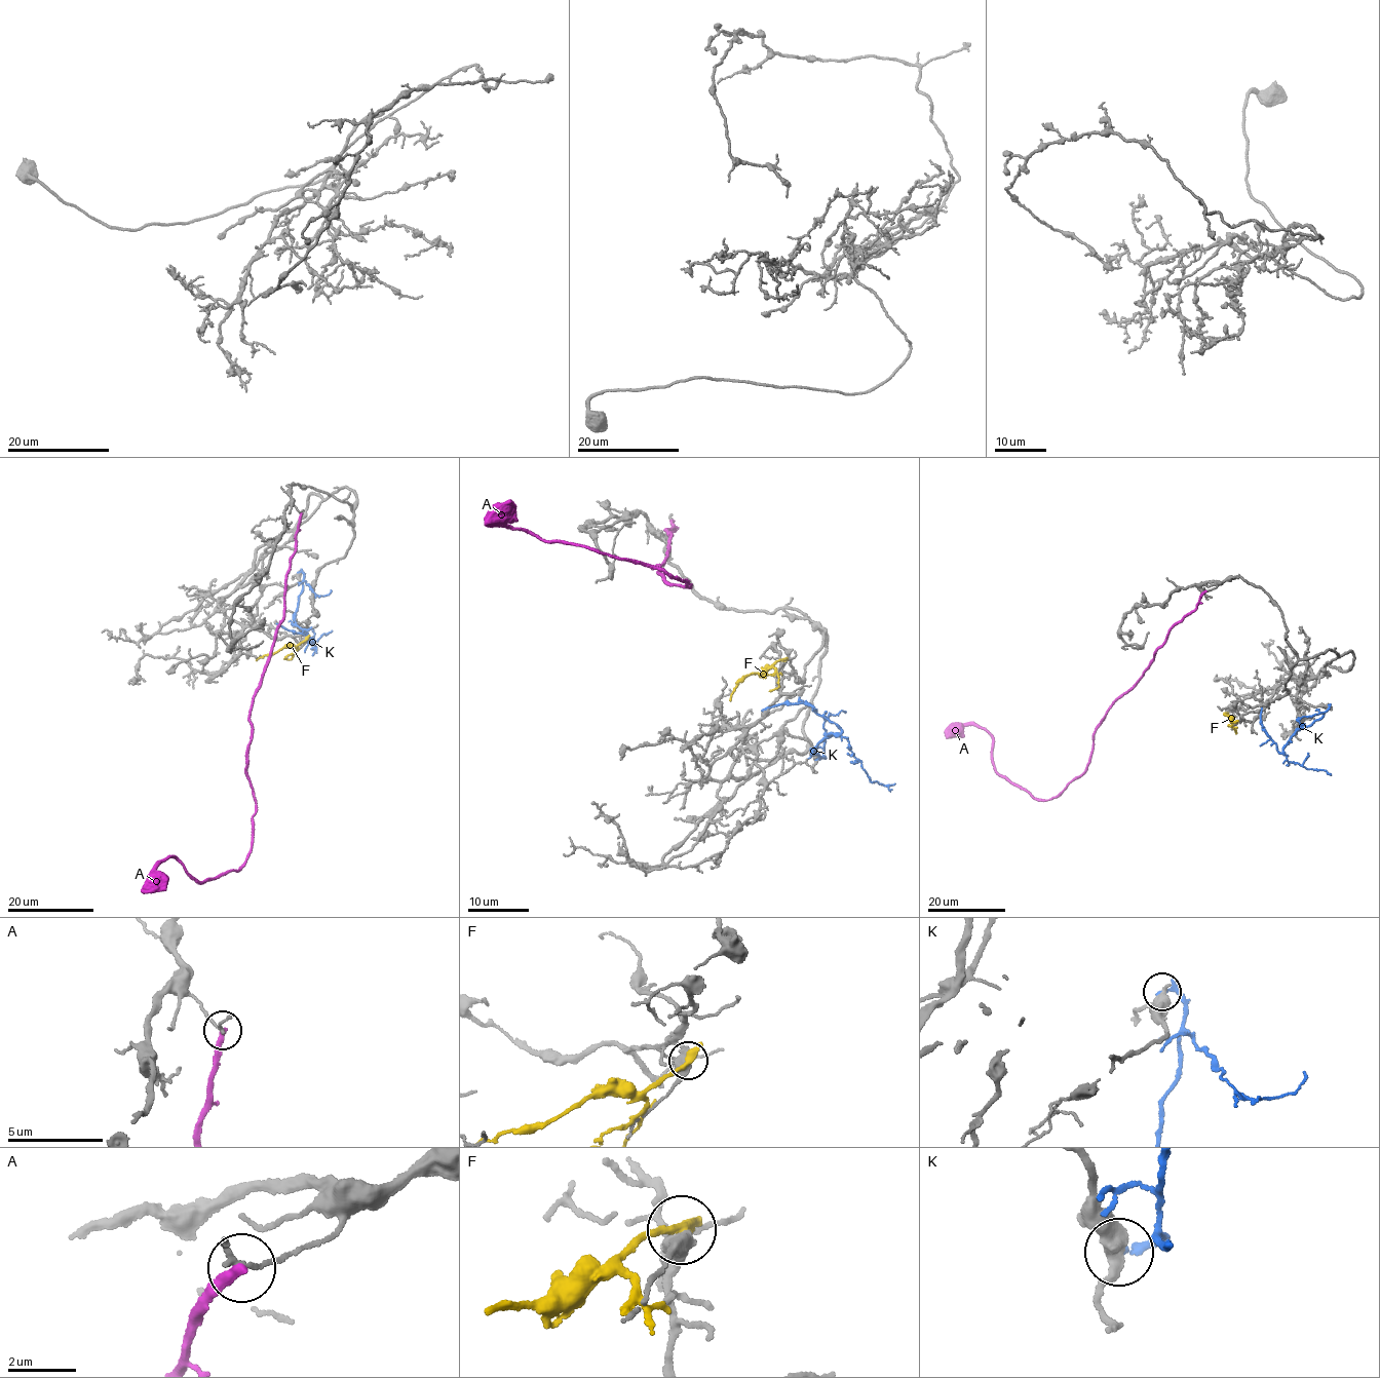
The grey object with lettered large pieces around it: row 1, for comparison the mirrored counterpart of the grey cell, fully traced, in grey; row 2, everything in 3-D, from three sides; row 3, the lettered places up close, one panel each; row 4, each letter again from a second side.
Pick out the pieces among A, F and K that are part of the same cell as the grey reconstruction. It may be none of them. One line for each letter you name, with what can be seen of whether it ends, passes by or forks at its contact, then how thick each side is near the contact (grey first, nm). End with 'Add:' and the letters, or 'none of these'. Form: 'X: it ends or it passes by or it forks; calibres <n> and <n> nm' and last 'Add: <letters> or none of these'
Add: none of these

